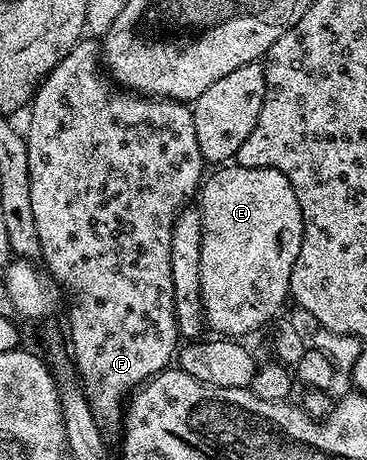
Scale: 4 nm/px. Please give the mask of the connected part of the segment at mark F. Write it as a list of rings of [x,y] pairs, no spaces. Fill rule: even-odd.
[[[81,39],[51,68],[50,73],[39,83],[34,97],[29,102],[31,122],[25,128],[27,150],[29,151],[29,203],[33,203],[33,223],[37,223],[39,257],[47,267],[56,285],[62,287],[71,296],[71,345],[69,353],[73,358],[77,376],[87,394],[89,407],[96,417],[98,425],[109,431],[122,422],[125,402],[129,394],[138,389],[144,381],[156,377],[172,364],[181,338],[175,318],[175,300],[173,299],[173,271],[169,267],[169,251],[173,239],[175,218],[183,212],[191,195],[200,188],[204,180],[205,162],[201,147],[197,147],[197,131],[193,131],[191,105],[182,101],[171,101],[167,97],[148,97],[142,93],[132,93],[122,87],[116,87],[110,76],[104,75],[101,64],[101,45],[98,40]]]

